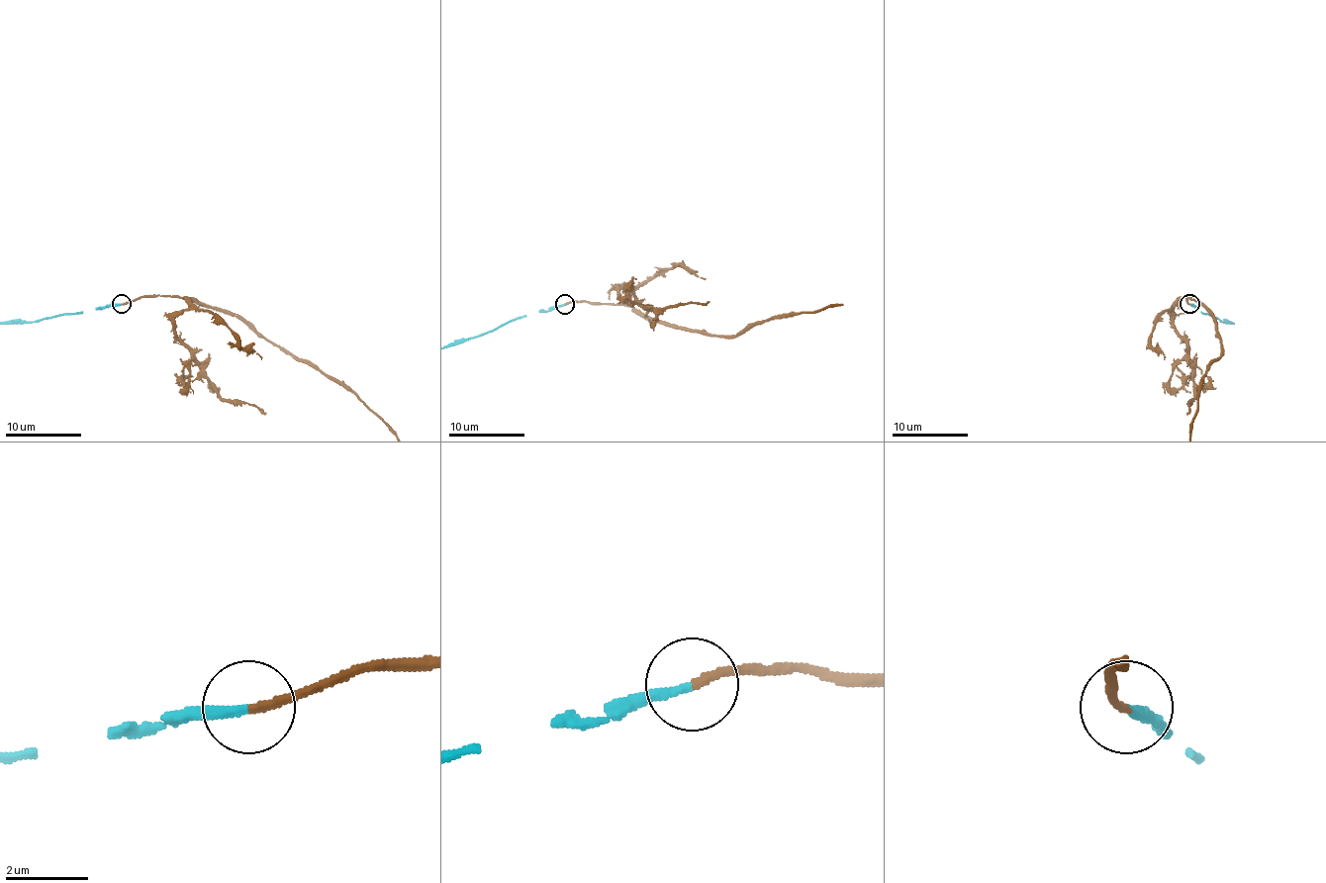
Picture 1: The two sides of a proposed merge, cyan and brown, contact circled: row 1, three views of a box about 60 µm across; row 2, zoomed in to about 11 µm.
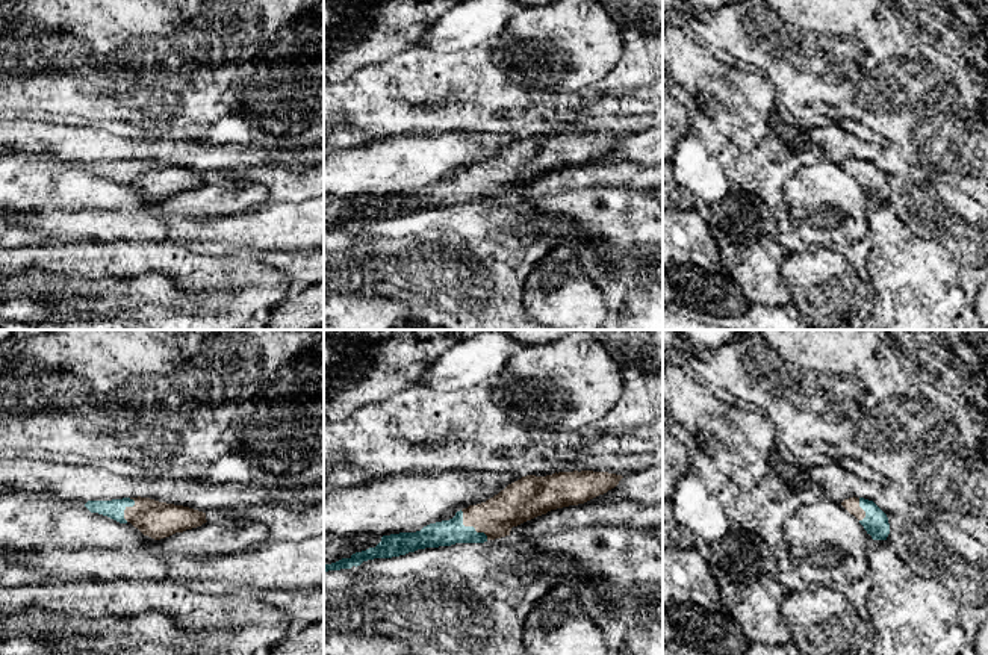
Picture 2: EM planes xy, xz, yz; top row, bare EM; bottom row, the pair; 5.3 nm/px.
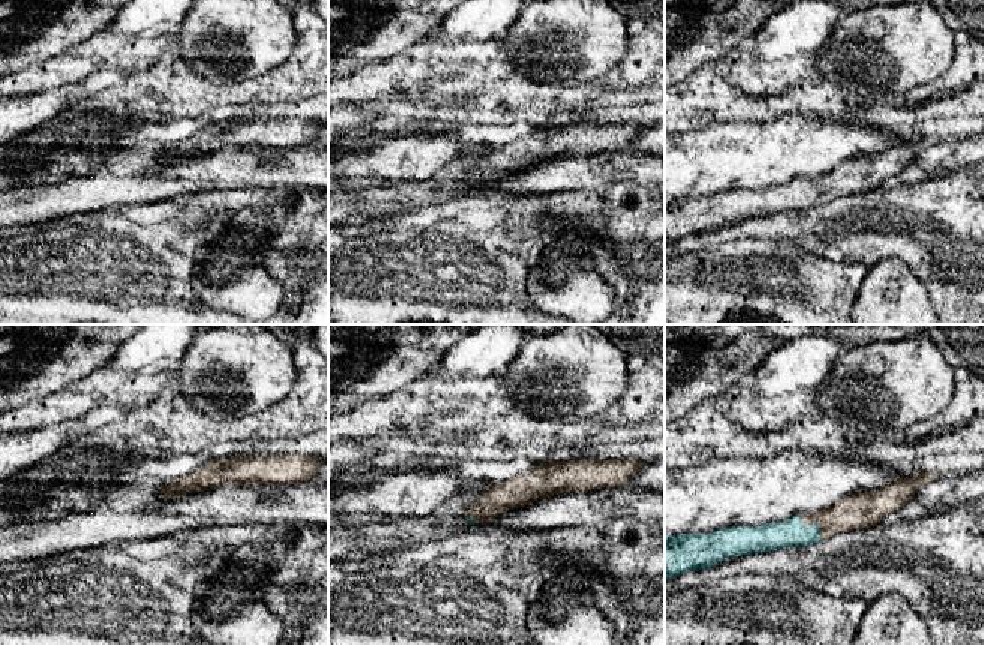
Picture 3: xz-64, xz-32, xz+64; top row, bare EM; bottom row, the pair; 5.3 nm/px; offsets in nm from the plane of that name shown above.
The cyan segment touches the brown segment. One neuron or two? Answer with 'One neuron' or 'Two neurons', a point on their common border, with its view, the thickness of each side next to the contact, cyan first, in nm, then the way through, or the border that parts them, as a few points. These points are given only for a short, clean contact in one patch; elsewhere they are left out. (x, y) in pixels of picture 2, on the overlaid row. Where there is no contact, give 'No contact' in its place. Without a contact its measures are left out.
One neuron. Touches cyan at xz (469, 527). Thickness 140 nm (cyan) against 200 nm. Path across: xz (445, 533), (469, 527), (497, 516)

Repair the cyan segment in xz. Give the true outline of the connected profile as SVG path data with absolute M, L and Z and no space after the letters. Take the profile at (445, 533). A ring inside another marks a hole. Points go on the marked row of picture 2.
M593 470L527 475L486 502L469 505L449 520L430 523L416 532L383 535L375 548L325 564L324 572L351 569L374 558L392 558L425 548L484 543L510 535L517 526L551 510L584 504L614 489L622 475Z

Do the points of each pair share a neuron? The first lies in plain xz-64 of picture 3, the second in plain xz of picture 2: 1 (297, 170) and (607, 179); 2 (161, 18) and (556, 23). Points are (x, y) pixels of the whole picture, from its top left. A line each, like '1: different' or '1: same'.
1: same
2: different

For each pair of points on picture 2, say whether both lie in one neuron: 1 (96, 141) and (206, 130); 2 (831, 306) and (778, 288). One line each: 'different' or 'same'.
1: different
2: different

